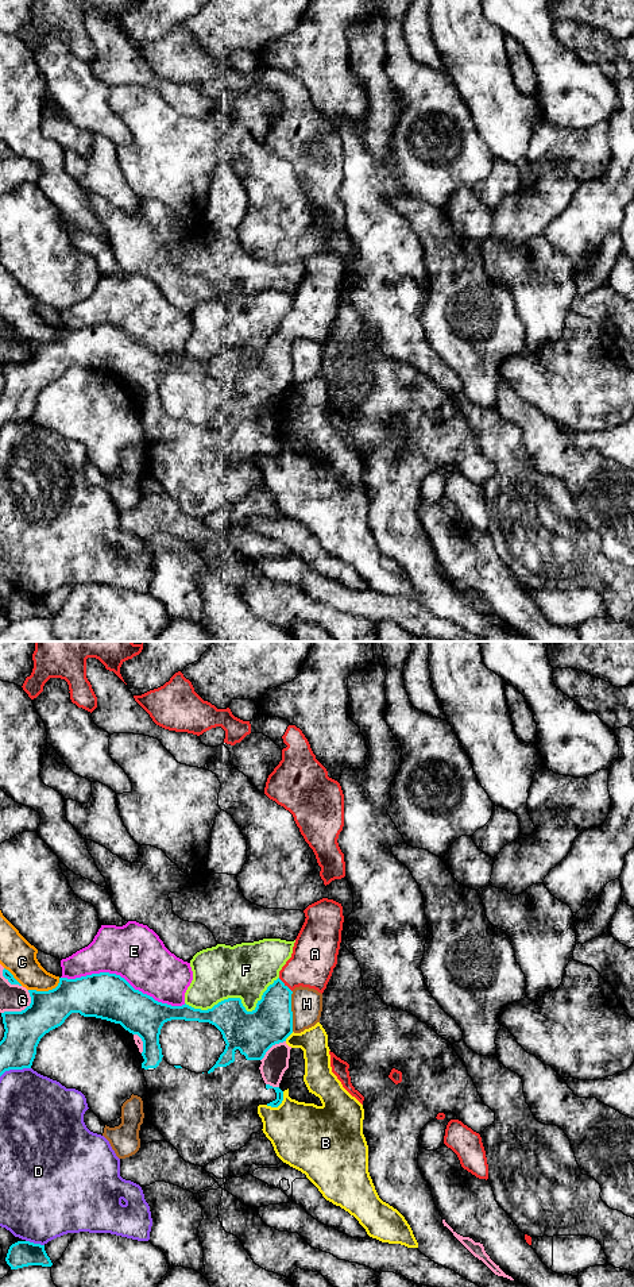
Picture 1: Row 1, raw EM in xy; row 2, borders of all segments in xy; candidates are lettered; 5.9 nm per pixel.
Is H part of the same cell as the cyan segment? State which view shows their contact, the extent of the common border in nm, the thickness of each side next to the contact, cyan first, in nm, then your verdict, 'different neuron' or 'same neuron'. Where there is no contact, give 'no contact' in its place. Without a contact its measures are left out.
meets cyan in xy; contact 240 nm long; 260 nm thick on the cyan side, 190 nm on the other; different neuron

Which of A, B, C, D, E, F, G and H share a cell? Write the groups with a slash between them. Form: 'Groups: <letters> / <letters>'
Groups: A / B / C / D / E / F / G / H

